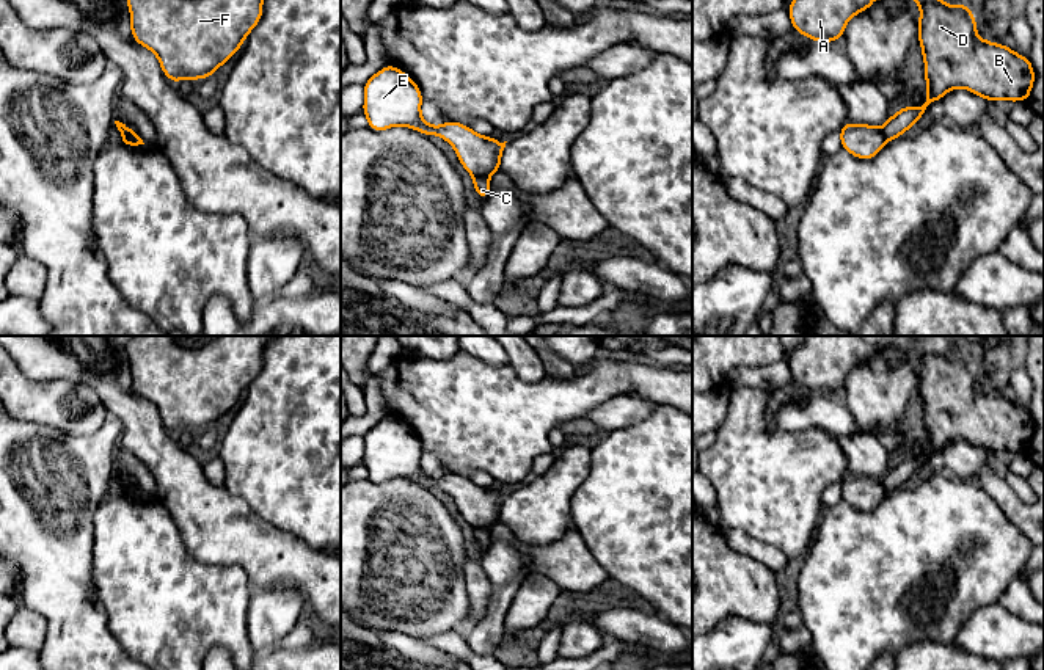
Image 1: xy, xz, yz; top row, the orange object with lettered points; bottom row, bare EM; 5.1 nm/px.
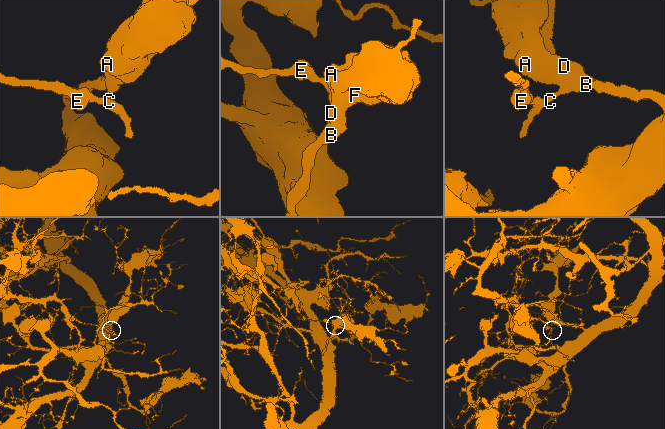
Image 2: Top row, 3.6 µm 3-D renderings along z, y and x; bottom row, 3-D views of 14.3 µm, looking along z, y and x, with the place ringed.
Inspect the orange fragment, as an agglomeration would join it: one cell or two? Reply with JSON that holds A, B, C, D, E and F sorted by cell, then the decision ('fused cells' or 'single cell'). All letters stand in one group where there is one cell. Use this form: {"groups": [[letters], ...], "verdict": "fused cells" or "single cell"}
{"groups": [["A", "B", "C", "D", "F"], ["E"]], "verdict": "fused cells"}

